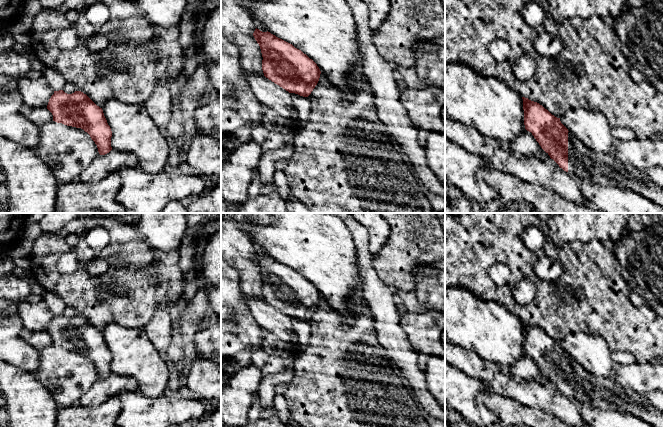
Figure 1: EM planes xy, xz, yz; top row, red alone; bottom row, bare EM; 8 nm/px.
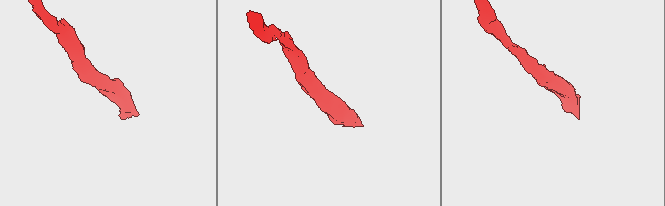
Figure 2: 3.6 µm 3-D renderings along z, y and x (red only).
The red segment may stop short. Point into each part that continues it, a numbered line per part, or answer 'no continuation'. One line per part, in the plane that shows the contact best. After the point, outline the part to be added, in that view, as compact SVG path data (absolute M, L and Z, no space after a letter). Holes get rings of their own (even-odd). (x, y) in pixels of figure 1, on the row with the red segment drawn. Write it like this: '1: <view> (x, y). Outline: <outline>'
1: yz (602, 169). Outline: M568 132L568 173L600 186L633 191L663 206L663 168L640 171L612 154L597 153Z

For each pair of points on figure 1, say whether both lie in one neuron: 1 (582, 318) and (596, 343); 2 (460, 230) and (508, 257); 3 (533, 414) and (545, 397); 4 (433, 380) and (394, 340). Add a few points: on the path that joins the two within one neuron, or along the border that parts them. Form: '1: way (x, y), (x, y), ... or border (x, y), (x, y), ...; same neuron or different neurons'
1: border (568, 332), (584, 331), (600, 335), (609, 350); different neurons
2: way (472, 242), (482, 252), (496, 252); same neuron
3: border (515, 400), (528, 406), (539, 407), (556, 416); different neurons
4: border (424, 372), (426, 387), (431, 395); different neurons

